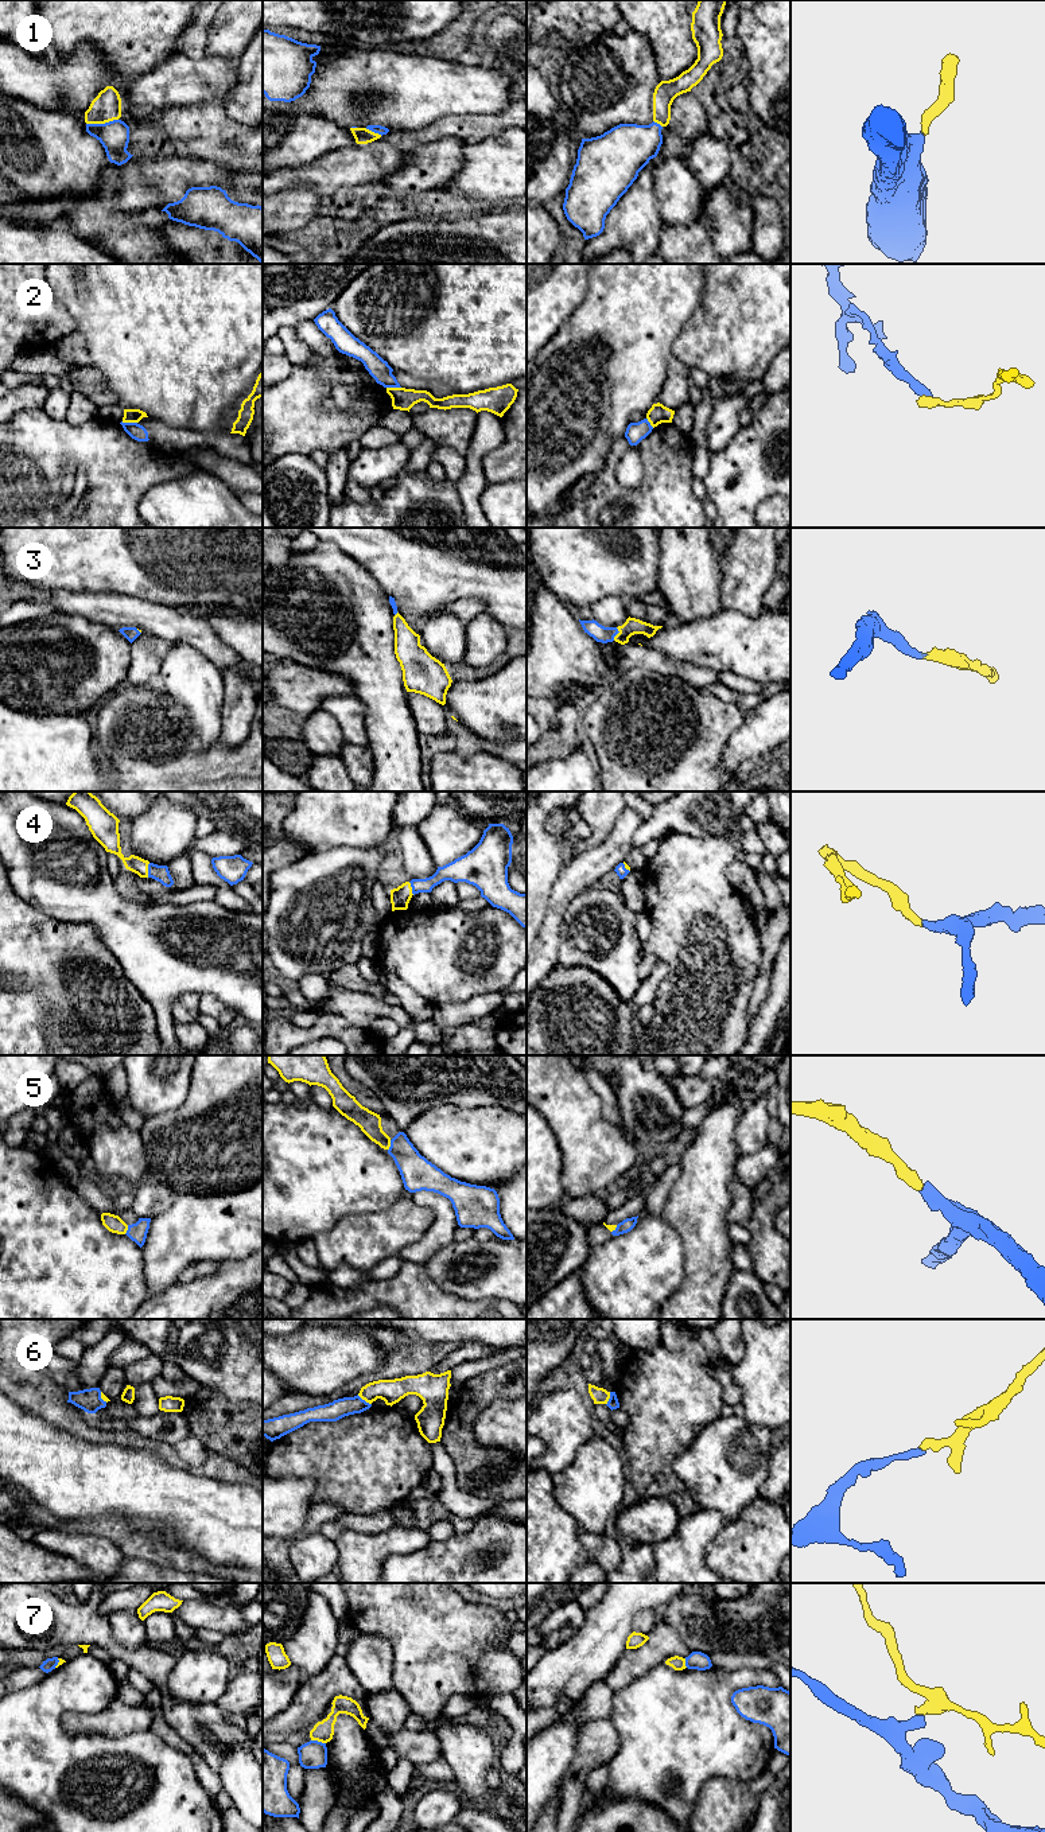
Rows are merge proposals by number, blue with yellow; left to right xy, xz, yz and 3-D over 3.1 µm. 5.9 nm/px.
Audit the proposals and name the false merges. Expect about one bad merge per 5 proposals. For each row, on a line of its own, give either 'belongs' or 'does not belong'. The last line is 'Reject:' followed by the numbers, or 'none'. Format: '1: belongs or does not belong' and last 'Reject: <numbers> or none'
1: belongs
2: does not belong
3: belongs
4: belongs
5: belongs
6: belongs
7: does not belong
Reject: 2, 7

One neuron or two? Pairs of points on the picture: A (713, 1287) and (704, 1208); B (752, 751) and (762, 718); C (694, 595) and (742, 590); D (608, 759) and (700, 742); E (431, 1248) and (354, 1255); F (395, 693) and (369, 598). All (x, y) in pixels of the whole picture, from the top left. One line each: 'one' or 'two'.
A: one
B: one
C: two
D: one
E: two
F: one

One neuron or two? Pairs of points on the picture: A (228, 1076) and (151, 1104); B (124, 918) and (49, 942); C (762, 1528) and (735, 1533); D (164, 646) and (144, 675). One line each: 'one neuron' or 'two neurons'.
A: two neurons
B: two neurons
C: one neuron
D: one neuron

